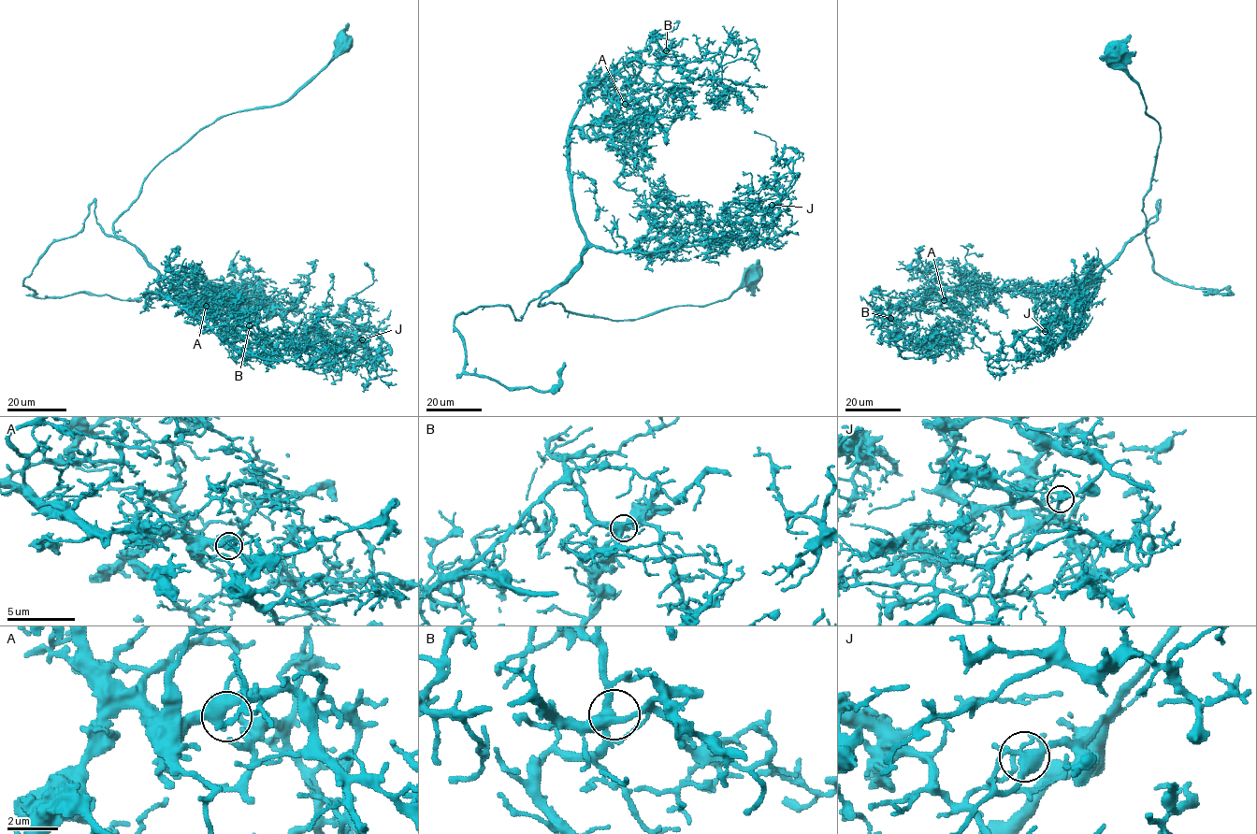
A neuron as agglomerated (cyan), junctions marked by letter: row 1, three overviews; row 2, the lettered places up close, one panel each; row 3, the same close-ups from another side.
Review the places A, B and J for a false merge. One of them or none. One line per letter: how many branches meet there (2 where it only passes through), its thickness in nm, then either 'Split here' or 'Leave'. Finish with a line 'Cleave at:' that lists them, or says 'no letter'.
A: Branches: 4. Thickness 400 nm. Leave
B: Branches: 4. Thickness 400 nm. Leave
J: Branches: 4. Thickness 400 nm. Split here
Cleave at: J

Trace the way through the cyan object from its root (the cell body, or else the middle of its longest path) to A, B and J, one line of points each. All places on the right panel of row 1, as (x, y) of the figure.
A: (1113, 49), (1159, 124), (1146, 227), (1084, 290), (944, 287), (922, 297), (944, 300)
B: (1113, 49), (1159, 124), (1146, 227), (1084, 290), (936, 287), (900, 320), (890, 318)
J: (1113, 49), (1159, 124), (1146, 227), (1086, 292), (1093, 297), (1078, 323), (1064, 336), (1045, 331)

